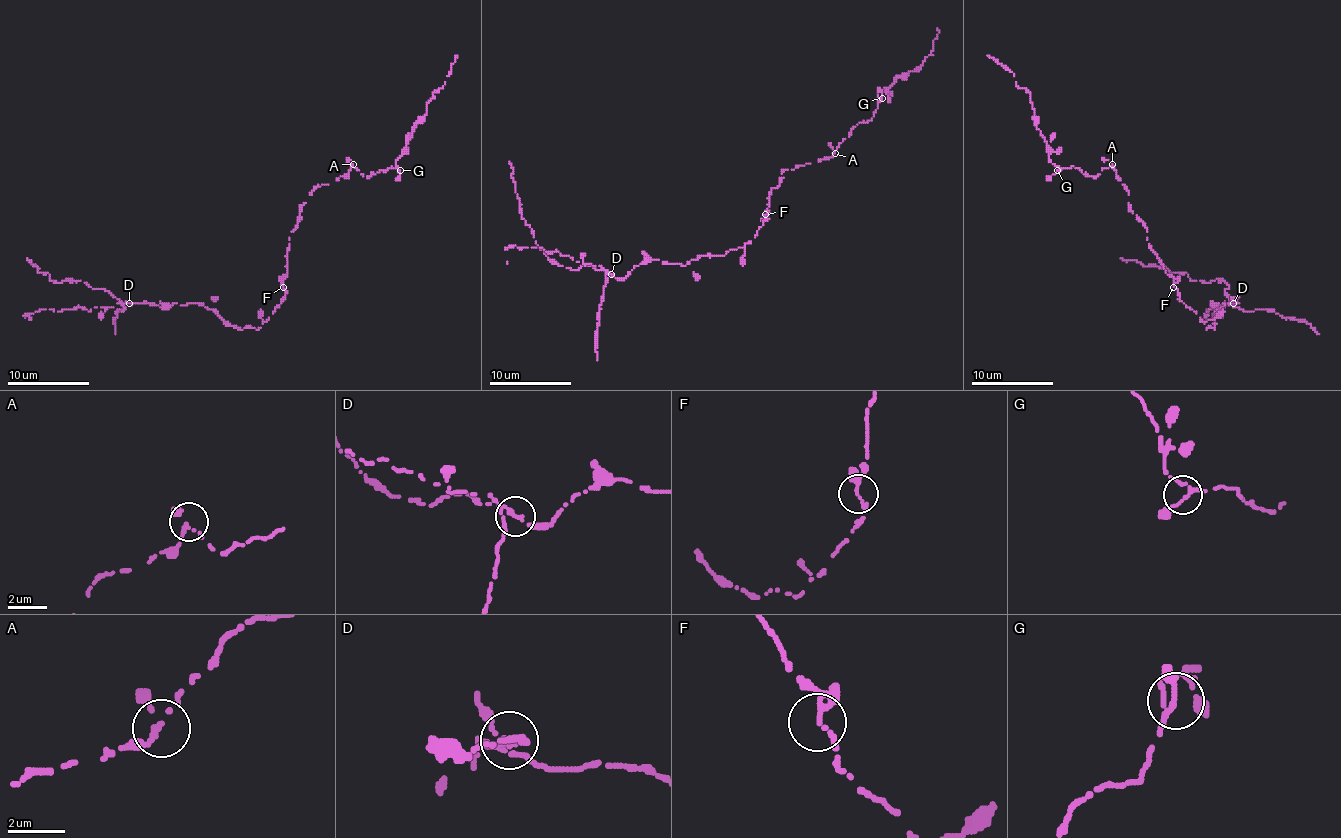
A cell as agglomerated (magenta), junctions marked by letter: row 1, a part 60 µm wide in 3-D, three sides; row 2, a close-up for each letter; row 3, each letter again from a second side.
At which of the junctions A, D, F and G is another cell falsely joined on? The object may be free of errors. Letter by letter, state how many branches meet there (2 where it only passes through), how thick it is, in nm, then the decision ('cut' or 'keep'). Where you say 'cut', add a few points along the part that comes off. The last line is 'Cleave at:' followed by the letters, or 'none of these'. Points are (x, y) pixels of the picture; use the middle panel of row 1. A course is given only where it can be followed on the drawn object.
A: 3 branches meet; 160 nm thick; keep
D: 3 branches meet; 150 nm thick; cut; foreign part runs (611, 274), (589, 266), (570, 270), (548, 257), (538, 247), (534, 233), (521, 217), (509, 161)
F: 3 branches meet; 160 nm thick; keep
G: 2 branches meet; 190 nm thick; keep
Cleave at: D

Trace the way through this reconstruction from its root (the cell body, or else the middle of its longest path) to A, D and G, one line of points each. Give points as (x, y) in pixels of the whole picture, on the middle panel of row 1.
A: (765, 214), (771, 188), (779, 184), (785, 169), (826, 159), (835, 153)
D: (765, 214), (767, 219), (751, 241), (724, 255), (699, 255), (685, 266), (644, 260), (624, 278), (611, 274)
G: (765, 214), (771, 188), (779, 184), (783, 171), (831, 157), (859, 122), (867, 122), (874, 116), (882, 98)

